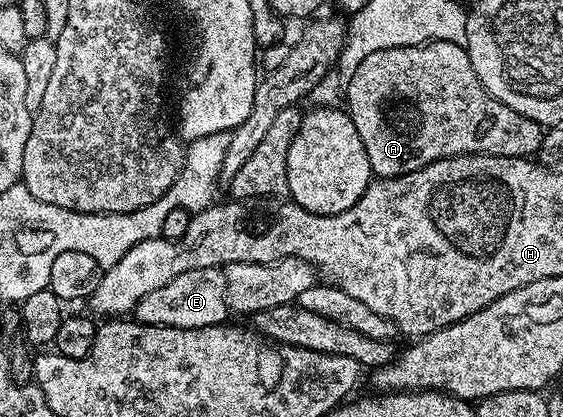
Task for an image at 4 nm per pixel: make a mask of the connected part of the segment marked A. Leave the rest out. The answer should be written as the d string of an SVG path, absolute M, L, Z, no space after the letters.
M431 40L426 44L401 46L395 49L378 50L370 54L357 66L357 72L351 81L345 86L345 108L351 113L353 126L357 126L357 134L361 134L361 142L365 142L365 154L369 154L369 166L376 177L404 176L413 170L421 170L438 160L444 160L450 156L470 156L478 154L481 156L521 156L531 158L539 151L543 144L544 129L537 122L525 118L525 114L517 114L517 110L509 110L497 98L493 98L485 90L485 86L477 78L473 70L473 62L469 62L469 54L466 47L447 41Z

